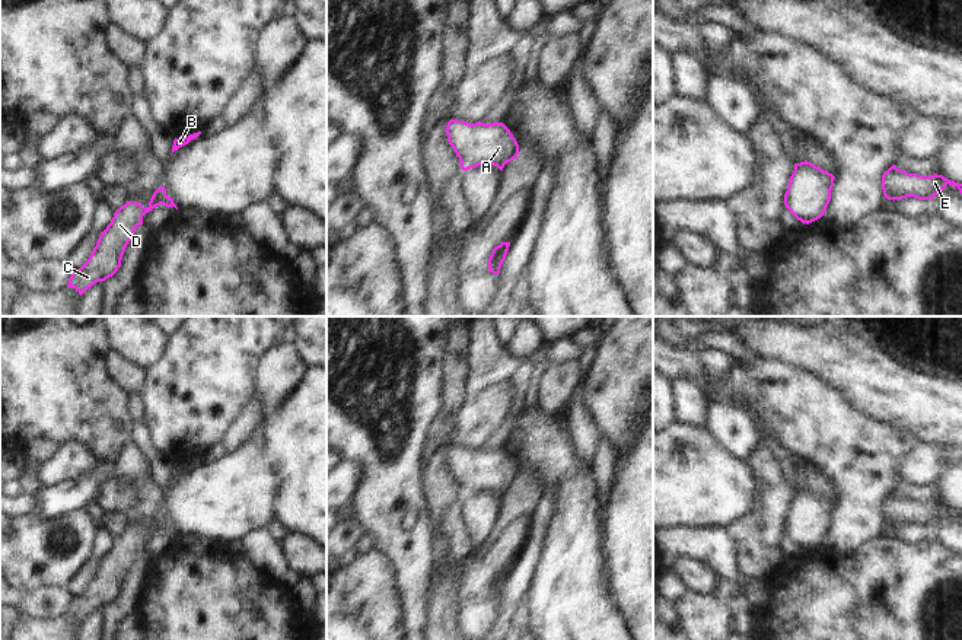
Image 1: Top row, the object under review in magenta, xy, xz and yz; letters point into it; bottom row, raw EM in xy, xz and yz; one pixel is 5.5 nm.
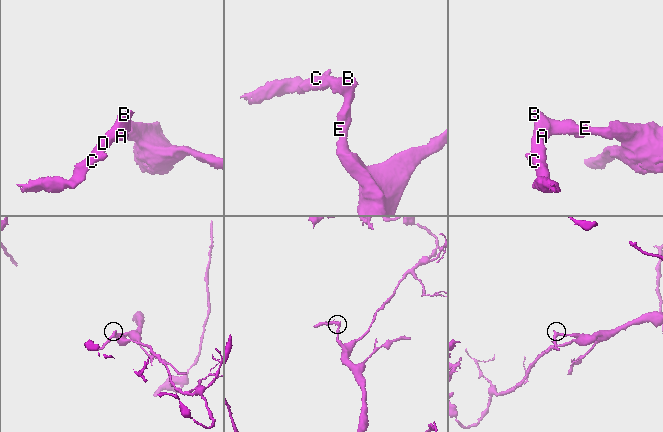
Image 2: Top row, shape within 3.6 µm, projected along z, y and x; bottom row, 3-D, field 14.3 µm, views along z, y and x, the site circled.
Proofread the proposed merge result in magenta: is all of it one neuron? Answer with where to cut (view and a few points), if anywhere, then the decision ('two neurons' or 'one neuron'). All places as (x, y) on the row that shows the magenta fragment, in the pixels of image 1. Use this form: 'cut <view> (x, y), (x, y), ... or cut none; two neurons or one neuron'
cut none; one neuron

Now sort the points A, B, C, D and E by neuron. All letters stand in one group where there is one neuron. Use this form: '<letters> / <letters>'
A B C D E

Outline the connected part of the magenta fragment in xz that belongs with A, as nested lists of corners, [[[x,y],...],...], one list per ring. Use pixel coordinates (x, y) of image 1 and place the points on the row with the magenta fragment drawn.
[[[452,118],[446,125],[446,136],[462,171],[480,165],[493,165],[503,171],[519,155],[519,144],[503,122],[469,124]]]

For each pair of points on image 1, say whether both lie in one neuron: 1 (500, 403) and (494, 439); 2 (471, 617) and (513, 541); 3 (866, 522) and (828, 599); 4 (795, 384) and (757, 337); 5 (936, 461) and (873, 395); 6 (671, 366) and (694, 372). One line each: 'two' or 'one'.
1: two
2: one
3: two
4: two
5: two
6: one

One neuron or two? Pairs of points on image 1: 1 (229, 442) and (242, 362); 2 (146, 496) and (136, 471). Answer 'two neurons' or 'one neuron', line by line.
1: two neurons
2: one neuron

